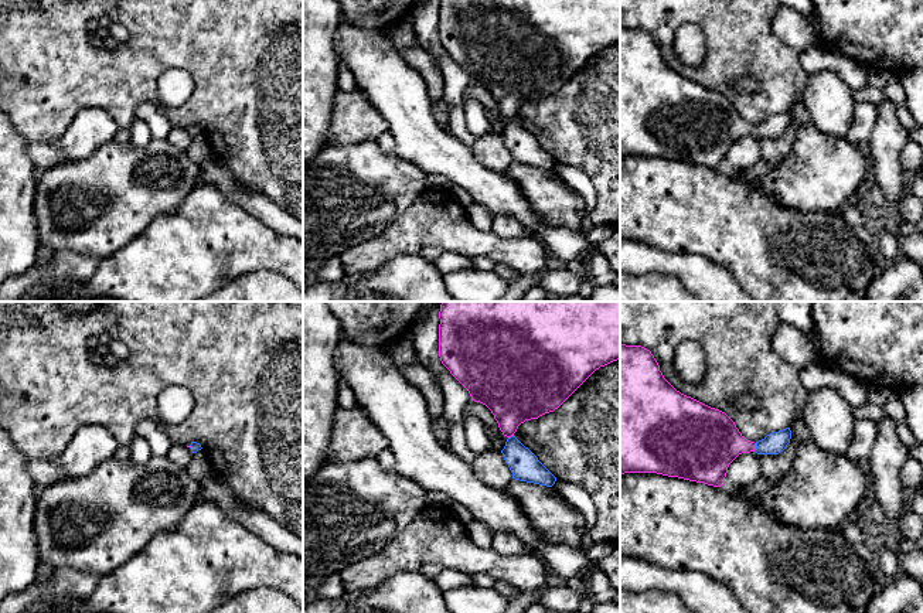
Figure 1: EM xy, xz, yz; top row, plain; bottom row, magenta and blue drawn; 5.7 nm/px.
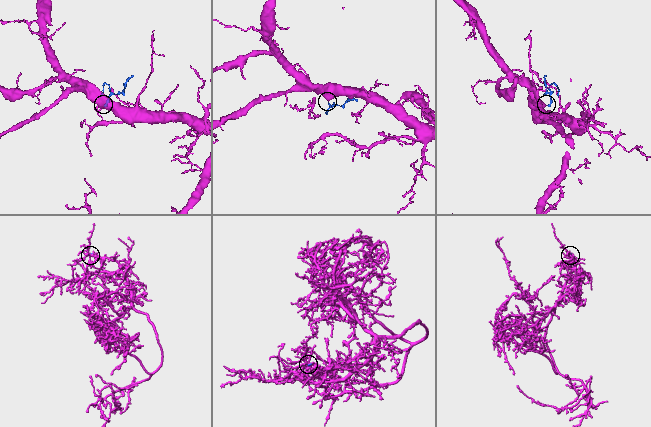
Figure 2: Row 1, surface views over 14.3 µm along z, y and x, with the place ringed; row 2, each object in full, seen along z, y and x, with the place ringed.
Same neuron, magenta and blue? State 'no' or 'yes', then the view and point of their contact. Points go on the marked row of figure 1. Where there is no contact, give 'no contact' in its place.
yes; meets magenta in yz at (755, 448)

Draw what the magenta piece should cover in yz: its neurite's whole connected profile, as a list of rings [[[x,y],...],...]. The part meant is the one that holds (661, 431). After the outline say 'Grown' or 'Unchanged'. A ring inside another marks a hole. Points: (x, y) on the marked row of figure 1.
[[[620,344],[620,474],[657,473],[713,487],[725,486],[729,464],[742,453],[779,454],[791,439],[790,428],[767,435],[759,442],[747,440],[722,411],[711,408],[677,391],[660,371],[650,350]]]. Grown

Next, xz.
[[[442,302],[439,319],[440,361],[469,391],[471,401],[480,402],[491,411],[500,430],[508,437],[501,453],[512,473],[512,479],[552,487],[556,477],[514,436],[514,433],[525,420],[538,419],[558,409],[596,369],[620,360],[620,302]]]. Grown

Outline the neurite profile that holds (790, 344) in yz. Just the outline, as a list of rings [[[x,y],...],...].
[[[780,323],[772,344],[777,357],[800,369],[815,361],[813,343],[808,337],[786,323]]]

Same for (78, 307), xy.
[[[62,302],[64,311],[82,314],[96,310],[99,302]]]

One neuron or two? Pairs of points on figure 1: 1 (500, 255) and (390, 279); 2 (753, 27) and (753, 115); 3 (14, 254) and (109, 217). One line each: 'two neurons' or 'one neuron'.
1: two neurons
2: one neuron
3: two neurons

